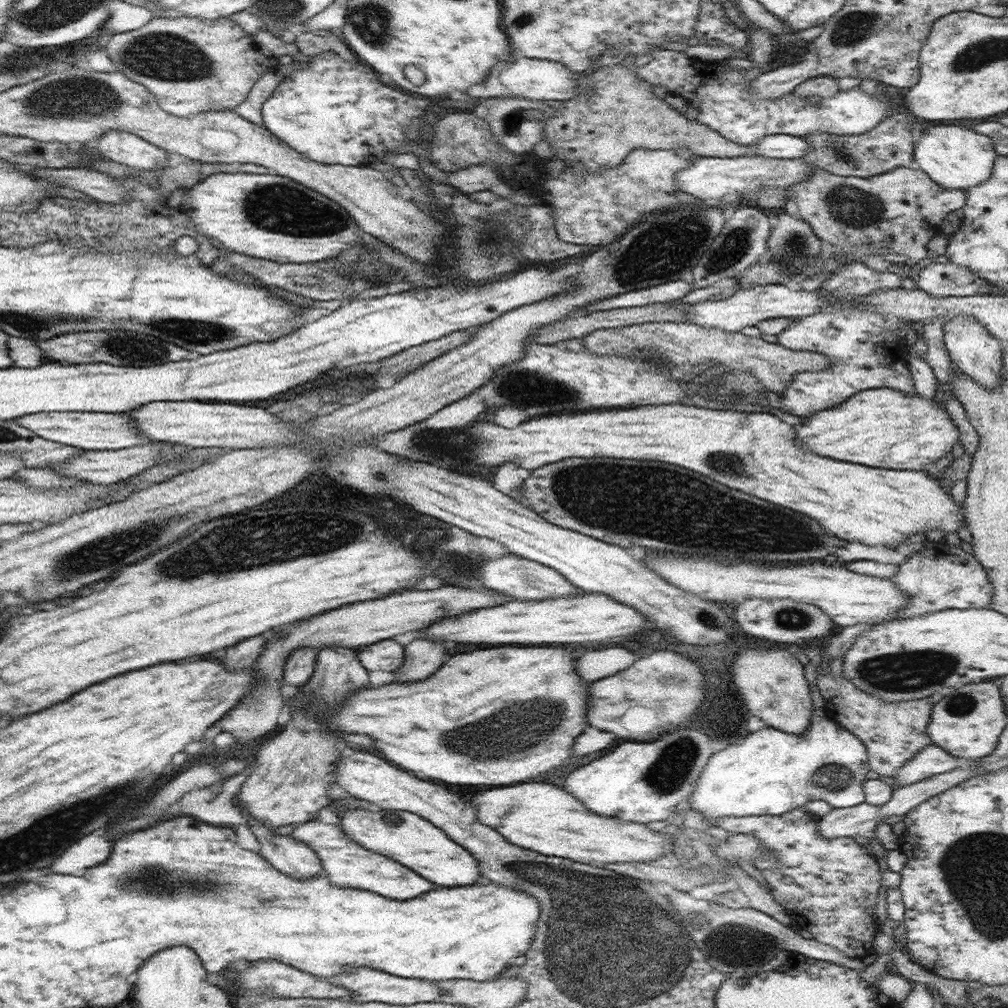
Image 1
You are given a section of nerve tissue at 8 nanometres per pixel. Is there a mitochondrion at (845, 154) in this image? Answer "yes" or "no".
yes

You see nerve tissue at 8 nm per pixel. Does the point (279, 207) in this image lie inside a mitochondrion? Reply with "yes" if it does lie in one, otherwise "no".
yes

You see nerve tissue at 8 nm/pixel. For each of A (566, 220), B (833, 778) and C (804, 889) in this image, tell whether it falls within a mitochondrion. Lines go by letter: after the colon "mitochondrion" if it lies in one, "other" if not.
A: other
B: mitochondrion
C: other

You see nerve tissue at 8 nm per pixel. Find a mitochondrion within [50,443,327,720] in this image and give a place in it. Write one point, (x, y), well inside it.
(100, 554)

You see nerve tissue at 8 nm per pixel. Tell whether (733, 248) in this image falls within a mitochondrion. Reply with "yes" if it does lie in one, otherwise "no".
yes

